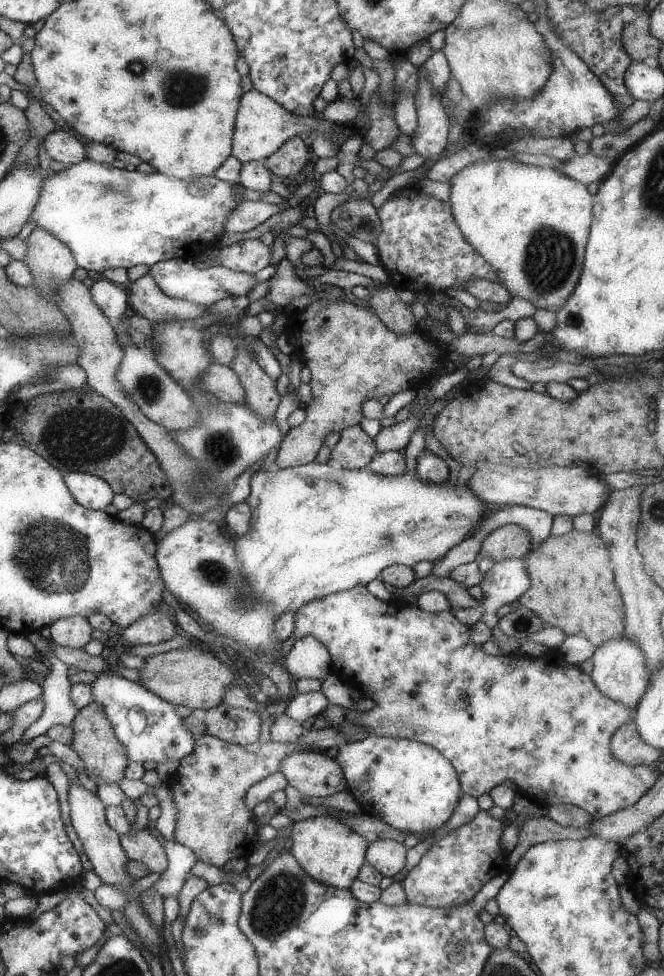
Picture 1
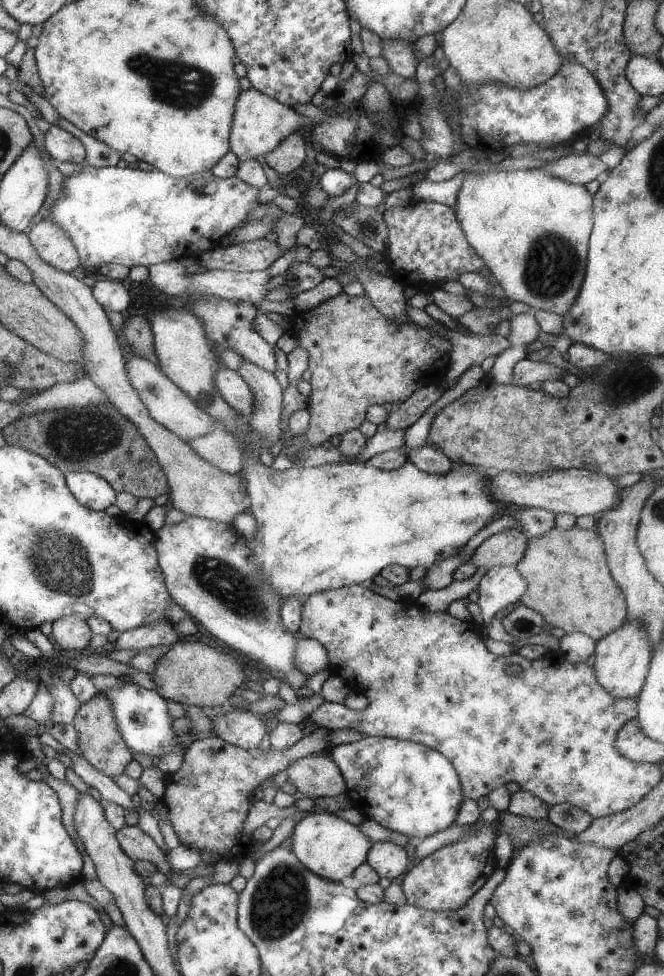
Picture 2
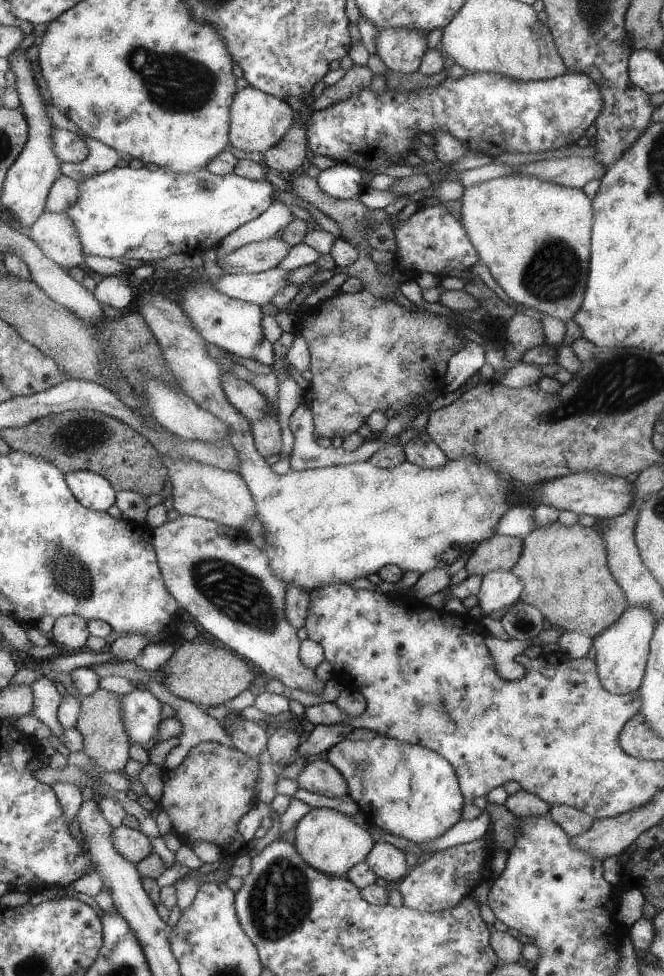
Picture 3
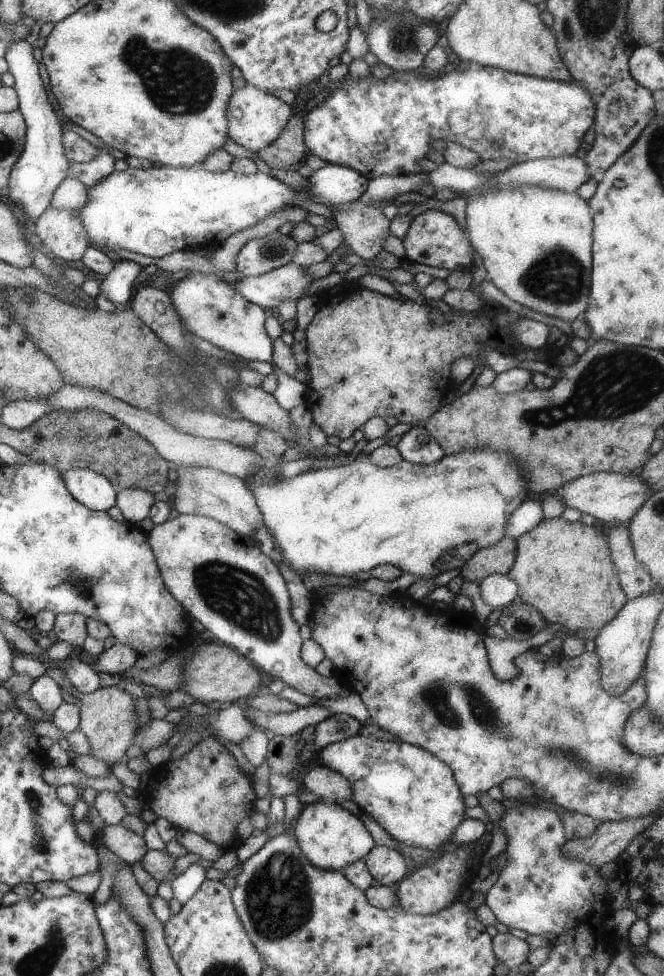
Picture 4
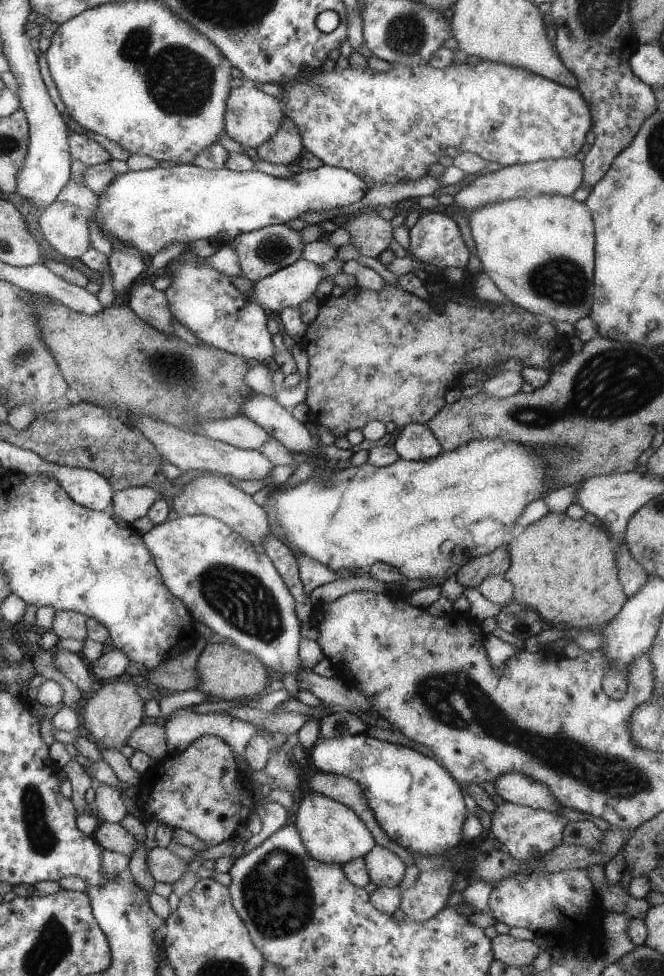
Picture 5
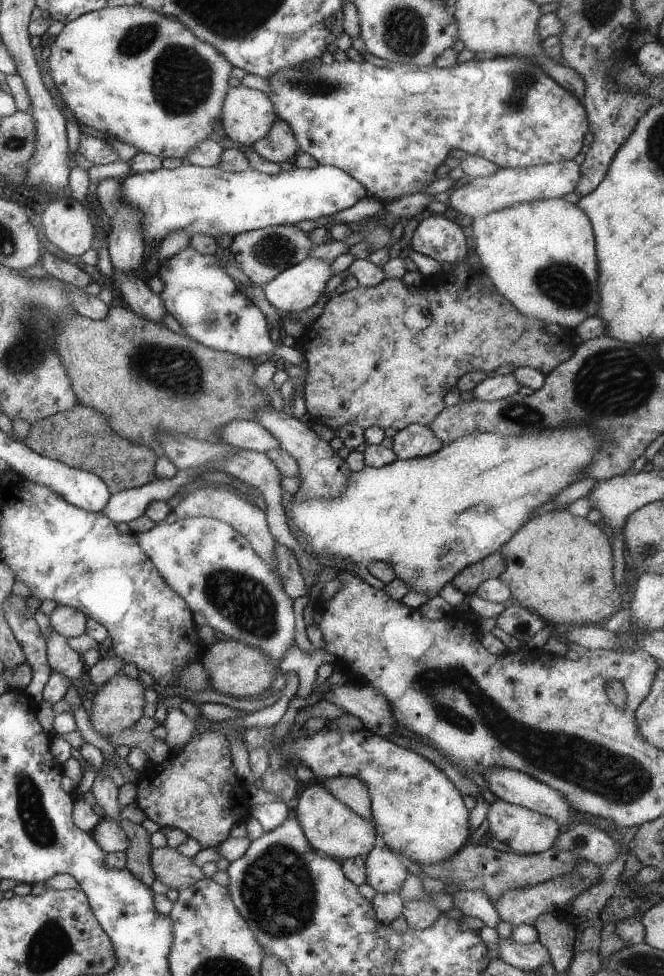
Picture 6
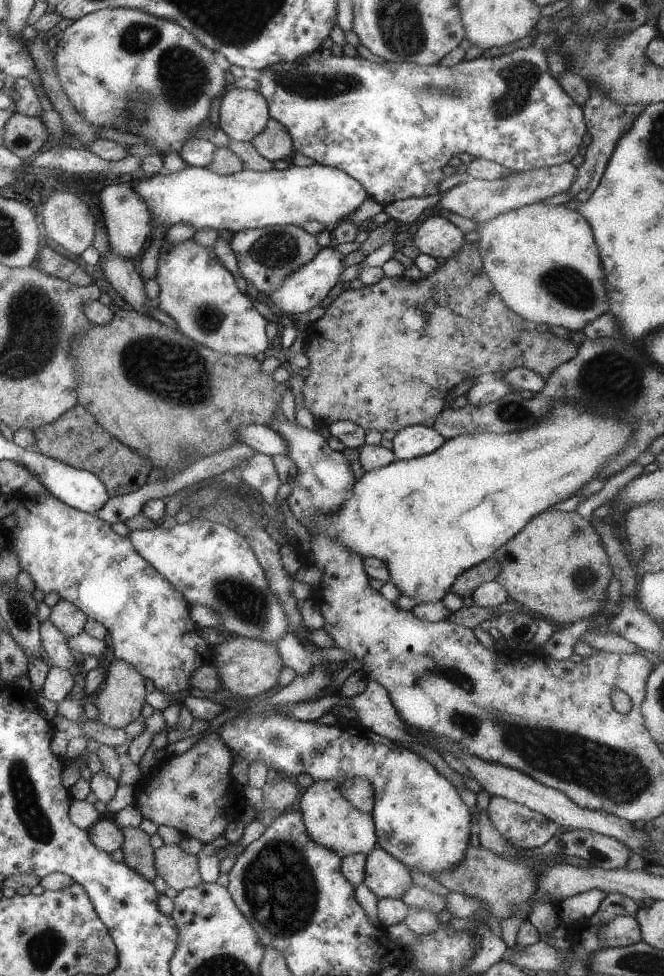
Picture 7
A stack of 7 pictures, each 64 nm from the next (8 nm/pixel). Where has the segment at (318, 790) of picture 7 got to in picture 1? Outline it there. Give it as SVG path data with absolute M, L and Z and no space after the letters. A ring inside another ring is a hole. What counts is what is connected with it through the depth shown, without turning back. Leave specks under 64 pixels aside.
M313 816L307 820L295 822L289 828L289 836L291 836L291 854L297 858L303 872L323 886L349 890L355 878L359 876L359 870L367 862L365 854L367 854L369 842L335 818Z

